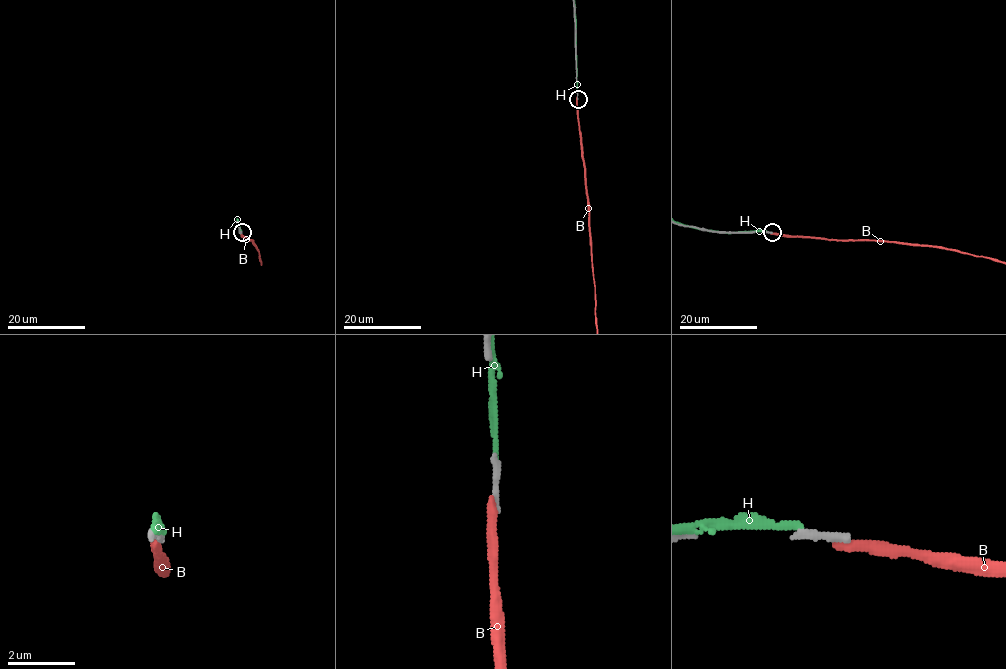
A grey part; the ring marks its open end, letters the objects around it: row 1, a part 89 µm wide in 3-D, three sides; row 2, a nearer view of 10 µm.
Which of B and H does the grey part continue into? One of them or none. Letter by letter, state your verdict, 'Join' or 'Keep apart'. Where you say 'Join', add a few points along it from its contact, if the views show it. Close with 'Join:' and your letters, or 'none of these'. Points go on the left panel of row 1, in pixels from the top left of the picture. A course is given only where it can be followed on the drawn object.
B: Keep apart
H: Keep apart
Join: none of these

